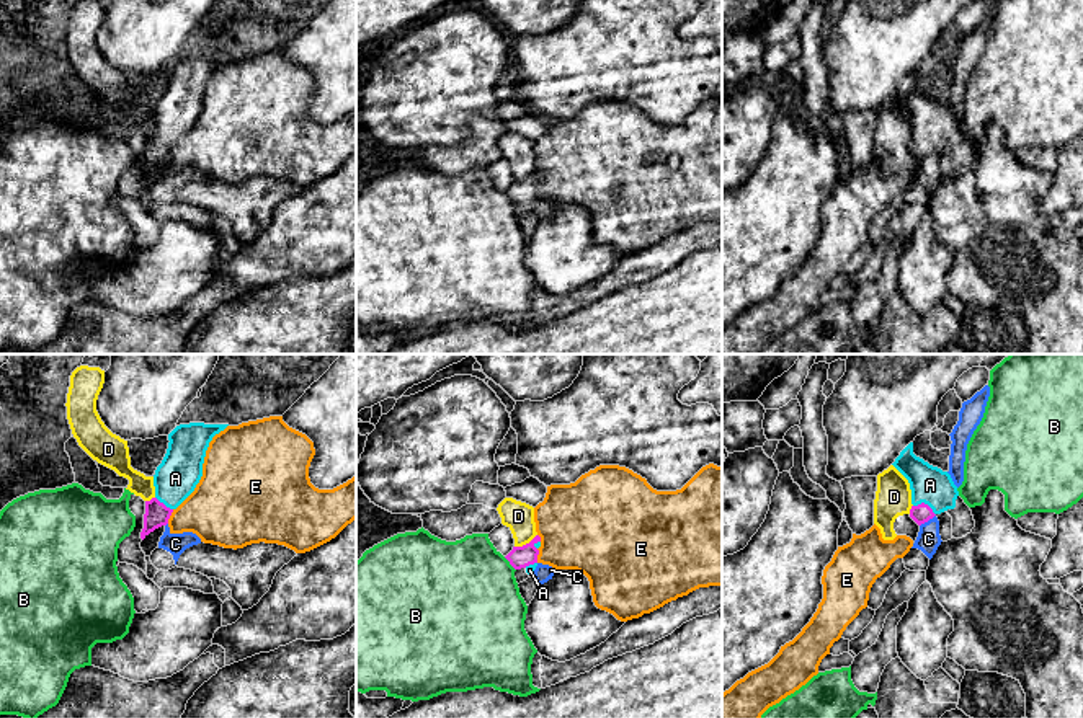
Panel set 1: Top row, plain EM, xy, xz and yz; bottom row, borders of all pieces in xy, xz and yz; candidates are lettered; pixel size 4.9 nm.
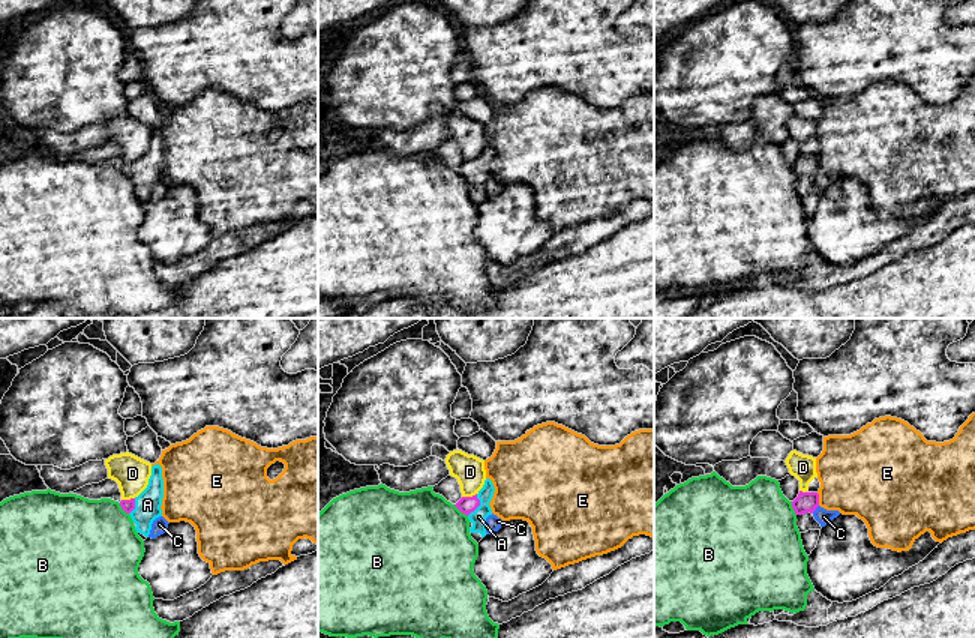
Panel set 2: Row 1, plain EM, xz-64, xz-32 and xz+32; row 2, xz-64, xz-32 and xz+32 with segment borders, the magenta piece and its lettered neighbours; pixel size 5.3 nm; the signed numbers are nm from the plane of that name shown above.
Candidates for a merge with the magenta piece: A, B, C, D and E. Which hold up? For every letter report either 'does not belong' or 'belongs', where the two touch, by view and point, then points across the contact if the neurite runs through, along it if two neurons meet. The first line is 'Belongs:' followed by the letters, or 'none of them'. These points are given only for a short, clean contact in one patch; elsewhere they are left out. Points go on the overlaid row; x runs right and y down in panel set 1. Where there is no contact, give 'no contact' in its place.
Belongs: A
A: belongs; meets magenta in yz at (923, 503); runs through yz (922, 513), (923, 503), (930, 496), (930, 485)
B: does not belong; meets magenta in xz at (510, 563)
C: does not belong; meets magenta in yz at (927, 521); border along yz (935, 514), (920, 526)
D: does not belong; meets magenta in xz at (526, 544); border along xz (536, 534), (528, 542), (515, 547)
E: does not belong; meets magenta in xy at (170, 514); border along xy (173, 509), (167, 522)

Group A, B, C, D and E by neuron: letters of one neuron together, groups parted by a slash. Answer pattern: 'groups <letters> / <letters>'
groups A / B / C / D / E

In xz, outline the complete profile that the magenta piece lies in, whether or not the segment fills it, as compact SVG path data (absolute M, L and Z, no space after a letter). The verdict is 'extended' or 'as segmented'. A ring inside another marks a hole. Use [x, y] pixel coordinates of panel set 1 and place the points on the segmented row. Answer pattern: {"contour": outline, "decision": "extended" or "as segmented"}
{"contour": "M536 535L529 543L523 547L513 547L513 550L505 556L515 570L524 568L533 578L537 566L537 555L541 547L541 537Z", "decision": "extended"}

